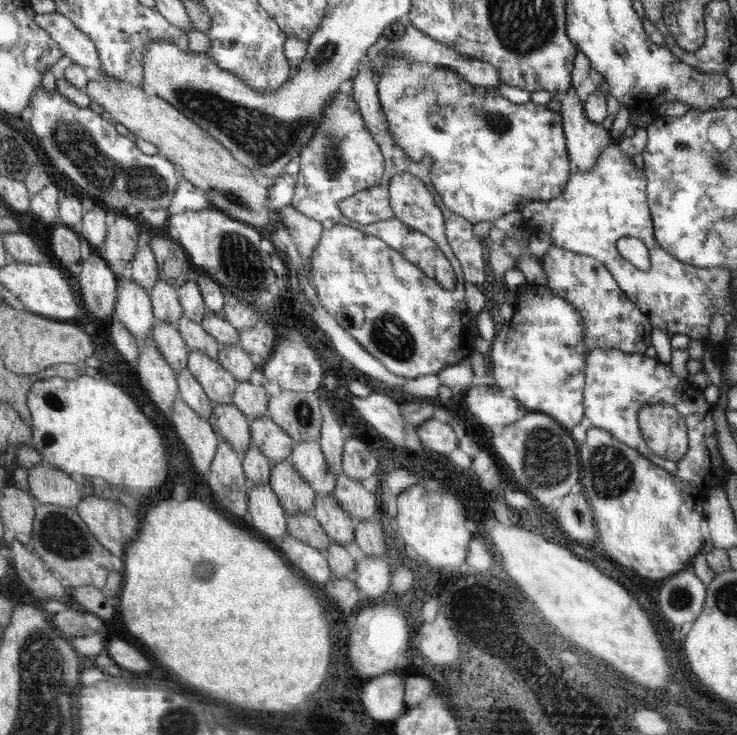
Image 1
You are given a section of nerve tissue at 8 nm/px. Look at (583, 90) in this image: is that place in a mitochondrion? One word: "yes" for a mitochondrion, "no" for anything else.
no

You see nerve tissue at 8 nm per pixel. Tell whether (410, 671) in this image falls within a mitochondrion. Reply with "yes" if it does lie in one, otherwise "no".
no

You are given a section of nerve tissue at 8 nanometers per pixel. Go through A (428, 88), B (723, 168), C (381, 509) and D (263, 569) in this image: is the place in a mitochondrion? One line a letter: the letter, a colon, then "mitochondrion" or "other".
A: mitochondrion
B: mitochondrion
C: other
D: other

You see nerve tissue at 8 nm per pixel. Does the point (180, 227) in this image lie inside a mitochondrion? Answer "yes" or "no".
no

